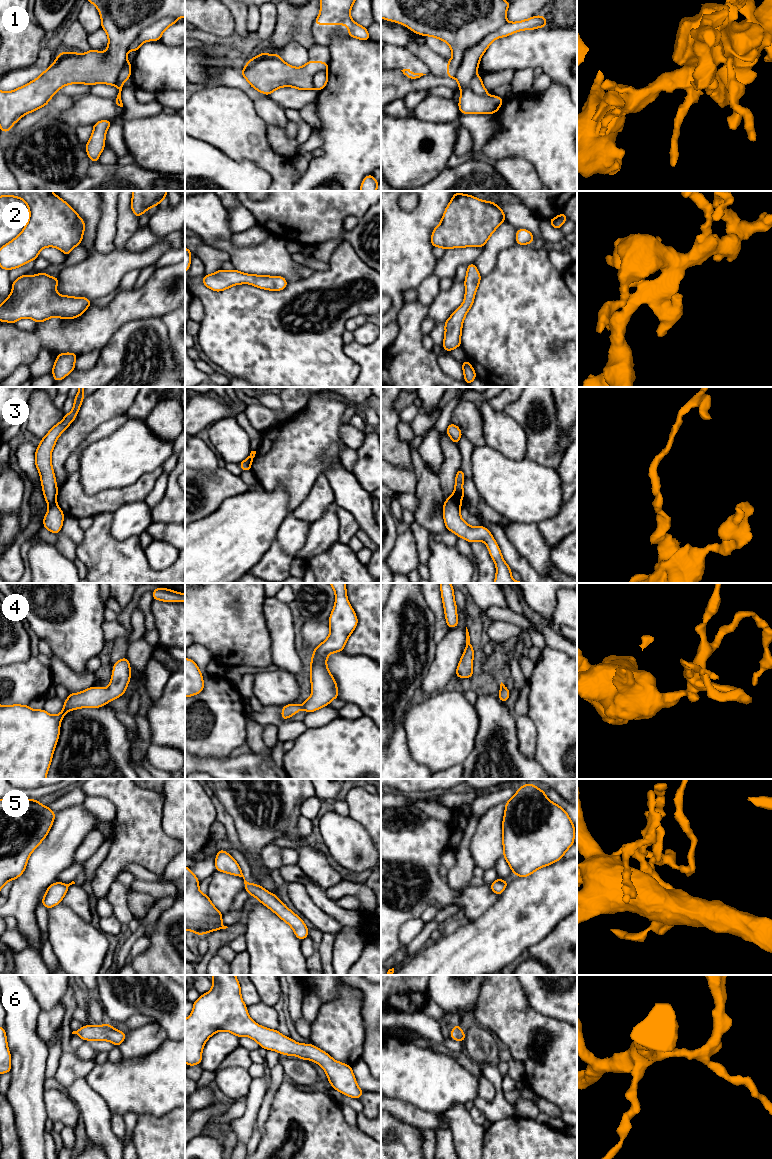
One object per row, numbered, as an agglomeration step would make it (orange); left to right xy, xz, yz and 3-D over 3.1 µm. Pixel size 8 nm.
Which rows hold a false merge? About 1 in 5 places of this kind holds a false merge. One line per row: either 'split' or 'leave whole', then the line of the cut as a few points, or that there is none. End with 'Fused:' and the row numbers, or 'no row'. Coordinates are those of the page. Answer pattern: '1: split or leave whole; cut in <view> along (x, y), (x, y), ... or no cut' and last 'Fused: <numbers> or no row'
1: leave whole; no cut
2: leave whole; no cut
3: split; cut in yz along (449, 497), (456, 502)
4: leave whole; no cut
5: leave whole; no cut
6: leave whole; no cut
Fused: 3

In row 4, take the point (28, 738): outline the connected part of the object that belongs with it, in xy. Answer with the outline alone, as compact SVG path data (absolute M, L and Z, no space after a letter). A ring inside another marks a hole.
M127 657L115 662L107 688L92 686L69 694L62 711L55 716L44 709L33 710L29 705L0 705L0 779L46 779L65 714L79 708L100 708L122 696L131 679L130 666Z

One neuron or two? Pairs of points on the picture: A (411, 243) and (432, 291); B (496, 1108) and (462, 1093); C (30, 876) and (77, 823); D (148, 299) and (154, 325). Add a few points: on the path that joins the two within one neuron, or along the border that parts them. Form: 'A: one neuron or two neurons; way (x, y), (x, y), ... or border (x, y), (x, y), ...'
A: two neurons; border (433, 272), (416, 289)
B: two neurons; border (477, 1096), (473, 1100)
C: one neuron; way (43, 863), (58, 848), (65, 836)
D: two neurons; border (160, 317), (139, 318), (129, 322)

